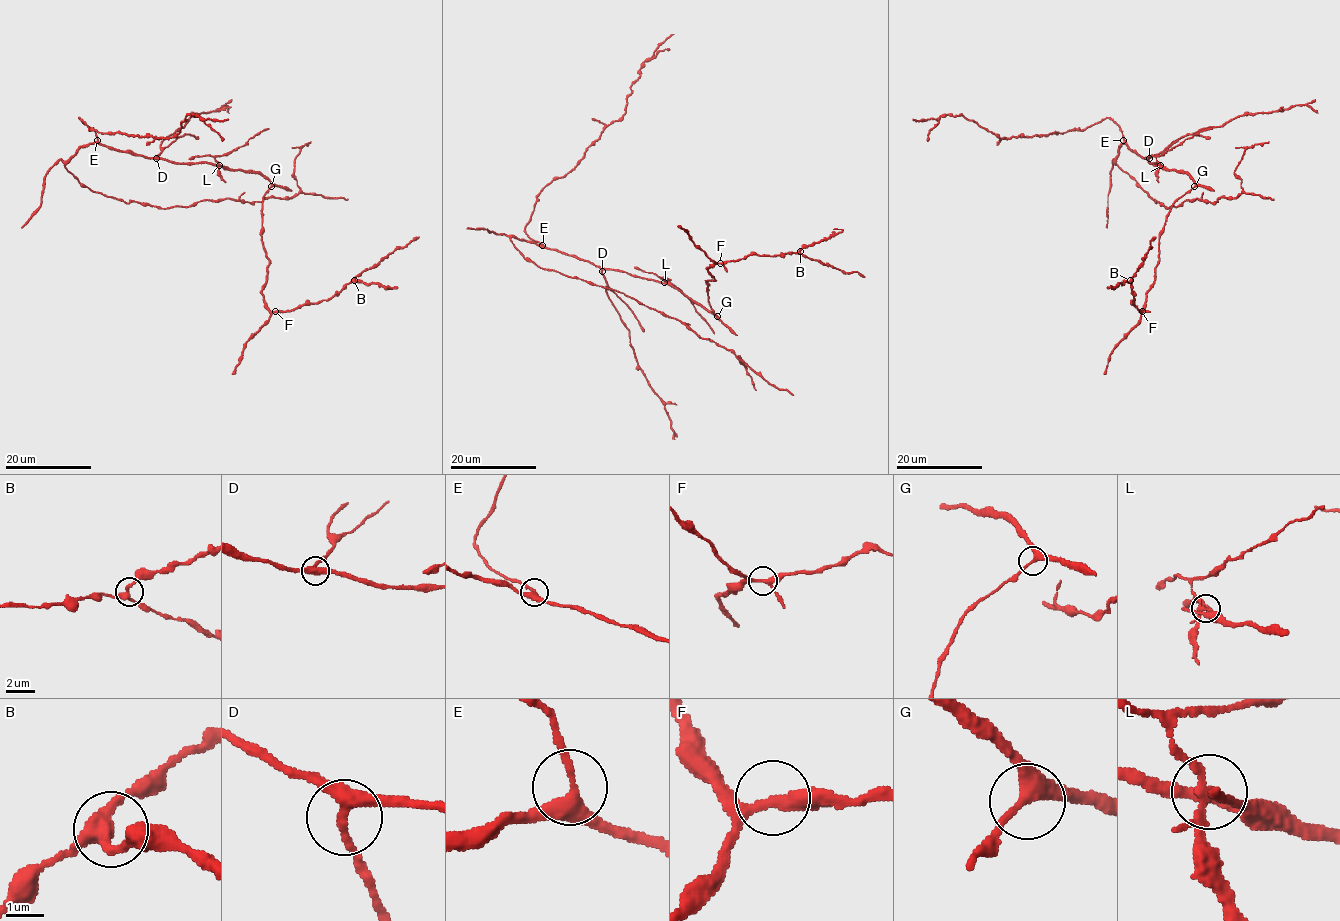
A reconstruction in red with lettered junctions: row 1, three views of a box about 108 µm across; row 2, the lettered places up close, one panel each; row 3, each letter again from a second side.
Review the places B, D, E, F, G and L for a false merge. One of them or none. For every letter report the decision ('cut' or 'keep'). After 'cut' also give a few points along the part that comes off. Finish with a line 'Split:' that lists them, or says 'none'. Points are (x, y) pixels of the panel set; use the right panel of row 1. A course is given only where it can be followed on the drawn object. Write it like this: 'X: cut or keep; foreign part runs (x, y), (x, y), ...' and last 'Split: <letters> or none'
B: keep
D: keep
E: keep
F: keep
G: keep
L: cut; foreign part runs (1160, 165), (1157, 156), (1200, 131), (1212, 128)
Split: L

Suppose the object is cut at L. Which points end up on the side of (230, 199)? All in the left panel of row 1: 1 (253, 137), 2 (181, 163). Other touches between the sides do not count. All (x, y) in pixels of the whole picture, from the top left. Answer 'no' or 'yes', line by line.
1: no
2: yes

